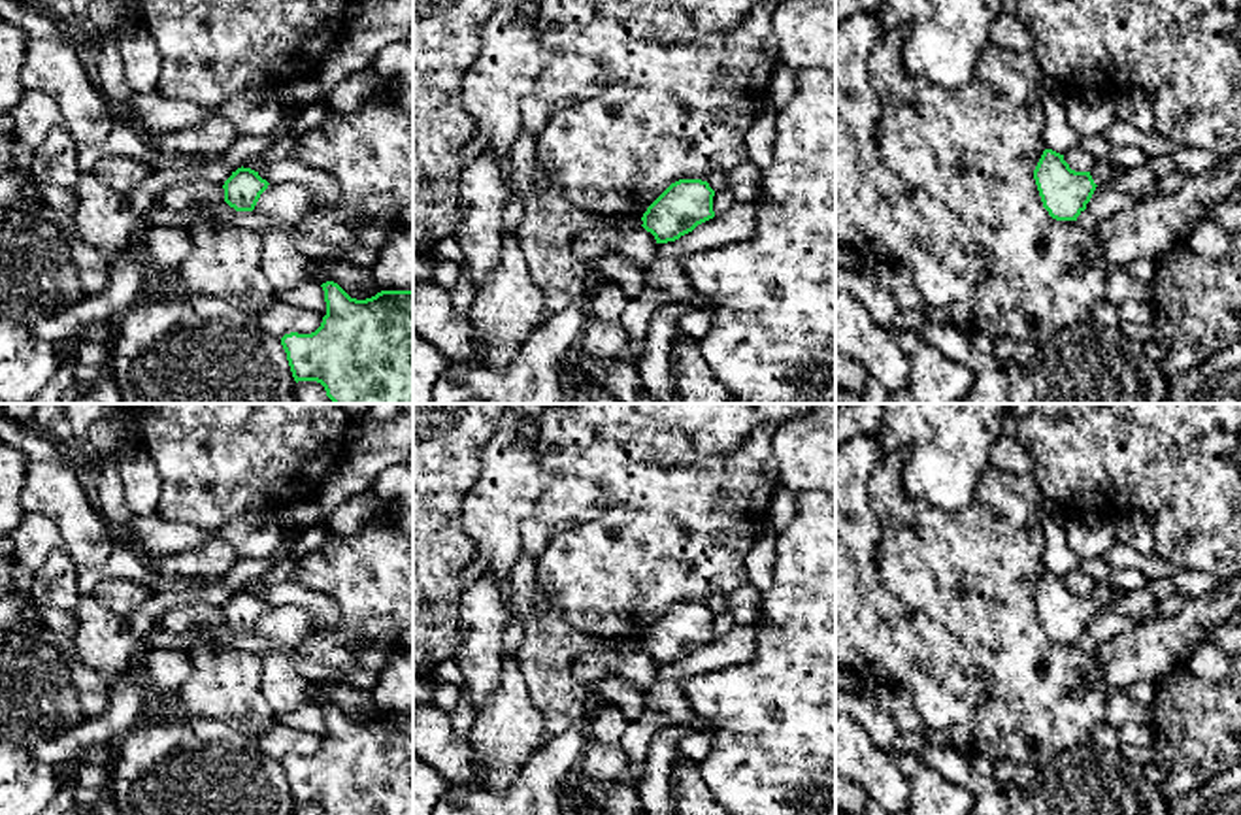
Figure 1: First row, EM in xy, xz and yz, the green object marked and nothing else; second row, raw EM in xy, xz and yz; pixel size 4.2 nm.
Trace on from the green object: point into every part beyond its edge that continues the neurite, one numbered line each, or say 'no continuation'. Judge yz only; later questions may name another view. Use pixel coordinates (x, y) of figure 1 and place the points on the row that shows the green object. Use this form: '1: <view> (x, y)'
no continuation

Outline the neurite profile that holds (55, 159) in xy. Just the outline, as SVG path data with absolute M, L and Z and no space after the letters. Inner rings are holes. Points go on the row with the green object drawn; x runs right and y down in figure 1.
M62 125L34 147L32 177L38 185L49 183L72 191L81 175L77 145Z

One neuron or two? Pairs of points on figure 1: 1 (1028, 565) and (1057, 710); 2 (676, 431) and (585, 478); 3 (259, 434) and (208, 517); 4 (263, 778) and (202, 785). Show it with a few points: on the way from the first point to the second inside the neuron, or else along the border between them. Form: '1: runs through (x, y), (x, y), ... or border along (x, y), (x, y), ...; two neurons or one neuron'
1: runs through (1013, 600), (1013, 655), (1026, 674); one neuron
2: runs through (653, 431), (632, 431), (608, 455); one neuron
3: runs through (238, 455), (217, 476), (217, 485), (208, 497); one neuron
4: runs through (248, 785), (217, 785); one neuron

